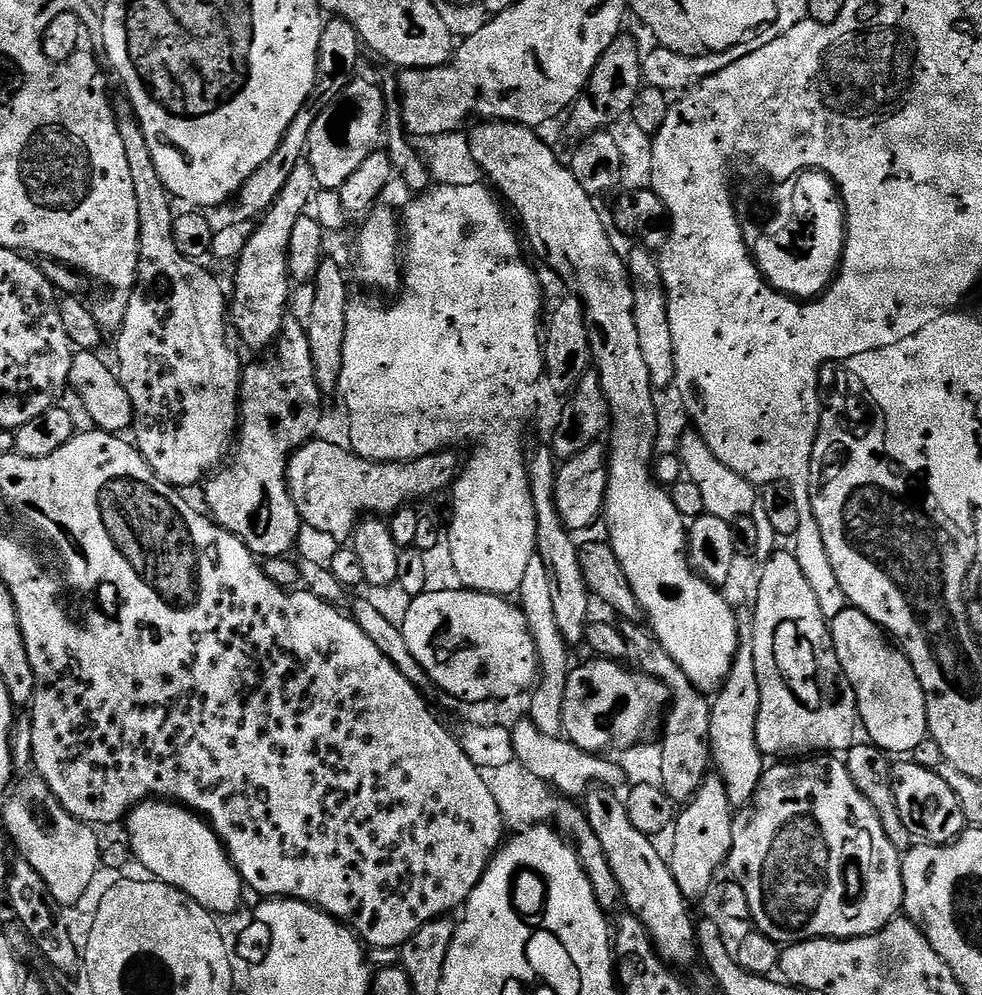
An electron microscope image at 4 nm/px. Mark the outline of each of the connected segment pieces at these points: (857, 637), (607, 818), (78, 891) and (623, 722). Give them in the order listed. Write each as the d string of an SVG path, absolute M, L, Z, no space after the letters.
M851 606L844 608L838 618L830 622L834 650L838 654L838 662L842 662L842 670L850 682L856 695L856 710L859 723L868 731L867 739L881 748L883 752L895 754L904 752L910 754L928 734L928 707L926 706L926 692L922 690L922 682L908 661L908 657L889 637L883 628L876 624L862 610Z
M609 787L589 788L582 800L584 813L594 834L598 834L598 842L602 842L602 850L606 850L614 878L618 878L623 907L628 907L625 909L643 922L656 955L665 964L684 970L687 964L698 960L696 924L688 913L689 901L684 899L682 890L678 890L670 864L658 856L649 836L634 830L627 803L616 796L617 793Z
M32 774L29 780L24 780L20 785L18 784L11 789L10 795L7 797L9 800L4 804L4 824L8 827L7 835L15 847L16 844L20 847L19 855L28 860L30 866L45 880L53 901L60 906L61 904L76 904L87 894L88 887L91 886L92 879L96 876L96 871L101 871L101 837L96 837L92 833L95 831L89 825L82 823L78 818L74 818L62 807L39 774Z
M592 658L589 664L569 671L562 702L562 722L563 735L574 746L600 754L611 744L635 745L644 727L665 711L669 693L659 679L624 667L628 666L614 660Z

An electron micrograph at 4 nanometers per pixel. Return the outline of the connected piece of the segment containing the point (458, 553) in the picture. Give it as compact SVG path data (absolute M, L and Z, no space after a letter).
M483 183L474 186L436 184L429 187L426 194L412 198L408 209L404 212L405 217L403 216L406 221L406 247L402 252L402 295L399 297L401 300L389 308L379 308L376 304L349 303L338 392L340 396L344 395L344 404L348 407L348 420L352 423L351 451L361 456L363 460L407 462L456 446L452 444L473 444L472 457L466 460L456 483L450 488L452 525L448 530L446 528L446 537L450 542L451 557L454 558L455 569L458 570L463 587L467 591L512 598L525 587L527 580L524 579L528 576L528 567L537 555L536 514L527 476L527 462L524 461L526 447L524 431L527 430L528 423L536 412L536 403L540 400L540 384L542 388L545 374L542 316L540 320L540 280L536 277L535 270L524 261L525 249L522 247L521 237L518 232L516 237L511 222L504 217L505 209L502 204L500 209L499 203L501 204L501 201Z

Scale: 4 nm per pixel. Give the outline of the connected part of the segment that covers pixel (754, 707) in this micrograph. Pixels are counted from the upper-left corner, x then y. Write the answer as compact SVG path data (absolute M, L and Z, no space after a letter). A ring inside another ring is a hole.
M744 638L741 639L738 659L732 673L711 701L709 728L711 763L723 780L726 794L736 810L745 808L751 802L766 771L766 757L761 752L756 737L759 709L760 687L758 670L754 666L754 646L751 639Z

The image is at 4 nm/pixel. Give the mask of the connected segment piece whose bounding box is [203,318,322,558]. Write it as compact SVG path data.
M293 318L285 319L282 330L280 331L280 338L274 345L274 353L276 356L269 358L265 364L252 364L243 369L242 379L240 381L240 411L238 413L238 439L234 444L234 455L231 457L230 463L227 466L221 467L203 485L204 500L208 503L207 511L210 513L213 520L221 527L225 528L231 536L236 536L252 551L257 557L260 558L284 558L289 555L288 552L296 544L296 539L300 536L300 528L302 529L302 521L298 510L294 506L294 502L290 498L290 490L288 489L288 459L299 450L301 446L308 443L317 435L316 427L320 424L320 401L322 395L319 390L318 382L315 380L314 374L314 361L310 354L310 344L307 341L307 334L305 332L305 325L300 324Z

